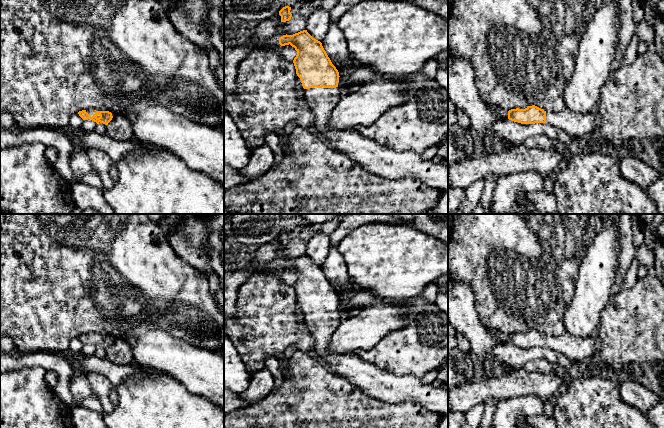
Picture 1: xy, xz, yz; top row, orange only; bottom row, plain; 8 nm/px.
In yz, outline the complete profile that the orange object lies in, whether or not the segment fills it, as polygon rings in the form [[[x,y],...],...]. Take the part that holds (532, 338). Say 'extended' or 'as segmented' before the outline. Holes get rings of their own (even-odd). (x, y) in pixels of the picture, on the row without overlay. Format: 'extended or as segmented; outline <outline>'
extended; outline [[[532,329],[525,333],[511,333],[508,343],[521,348],[549,347],[555,352],[574,359],[576,362],[591,360],[599,352],[599,343],[596,335],[580,338],[563,333],[560,336],[544,335]]]

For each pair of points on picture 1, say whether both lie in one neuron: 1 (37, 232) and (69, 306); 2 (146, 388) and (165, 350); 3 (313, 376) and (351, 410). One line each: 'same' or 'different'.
1: same
2: different
3: same

